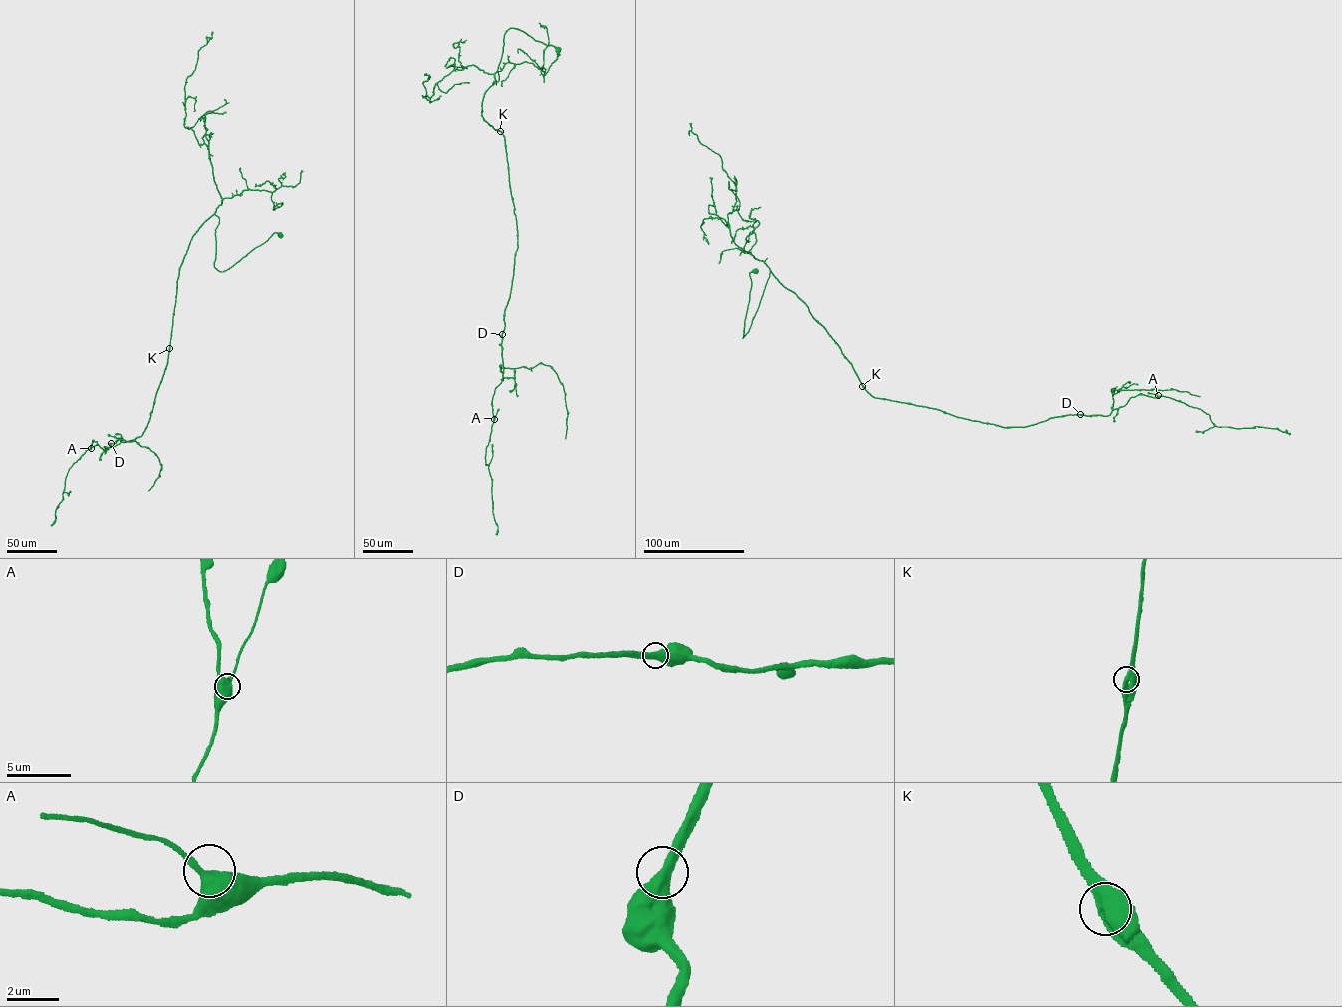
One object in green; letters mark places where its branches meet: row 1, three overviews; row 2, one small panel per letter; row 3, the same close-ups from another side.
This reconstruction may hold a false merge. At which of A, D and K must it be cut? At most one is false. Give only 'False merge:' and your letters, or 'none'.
False merge: none

